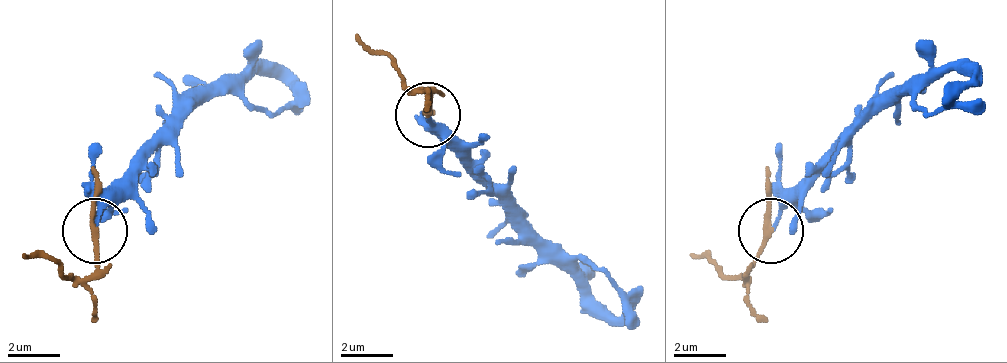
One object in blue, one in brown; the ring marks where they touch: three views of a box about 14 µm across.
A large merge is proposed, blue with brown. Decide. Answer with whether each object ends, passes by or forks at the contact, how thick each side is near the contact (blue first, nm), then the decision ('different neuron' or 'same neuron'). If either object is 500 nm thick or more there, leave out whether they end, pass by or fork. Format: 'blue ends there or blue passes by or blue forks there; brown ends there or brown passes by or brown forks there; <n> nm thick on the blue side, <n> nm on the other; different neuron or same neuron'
blue ends there; brown passes by; 120 nm thick on the blue side, 190 nm on the other; different neuron

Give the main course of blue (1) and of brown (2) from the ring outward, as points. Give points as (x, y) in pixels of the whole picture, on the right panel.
1: (772, 229), (778, 210), (901, 93), (934, 113), (985, 106)
2: (772, 229), (746, 274), (688, 255)

